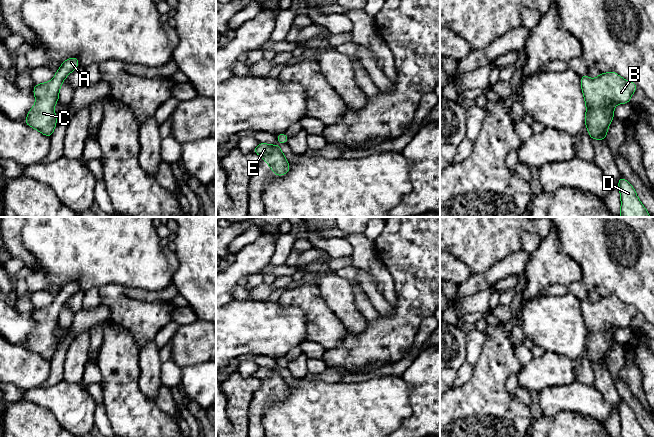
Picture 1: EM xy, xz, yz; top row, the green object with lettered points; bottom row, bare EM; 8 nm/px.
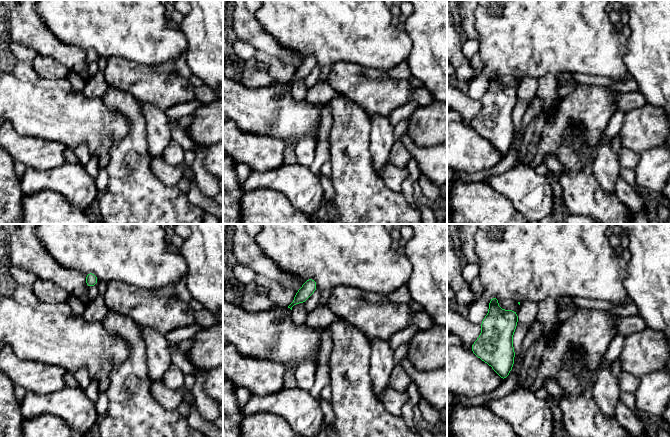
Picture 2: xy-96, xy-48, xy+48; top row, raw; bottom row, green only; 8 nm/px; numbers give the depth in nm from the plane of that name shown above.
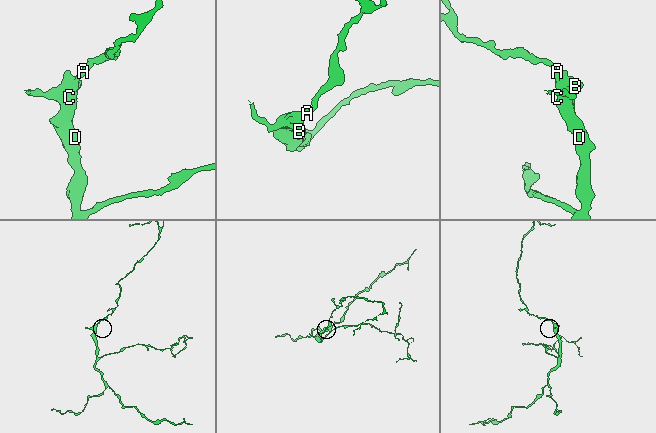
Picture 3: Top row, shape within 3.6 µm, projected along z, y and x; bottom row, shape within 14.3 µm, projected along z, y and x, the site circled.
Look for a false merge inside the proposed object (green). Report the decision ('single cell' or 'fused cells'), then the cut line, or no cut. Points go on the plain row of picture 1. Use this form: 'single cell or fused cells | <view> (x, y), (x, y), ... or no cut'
single cell | no cut

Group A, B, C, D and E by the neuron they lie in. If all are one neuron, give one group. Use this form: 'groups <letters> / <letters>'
groups A B C D E

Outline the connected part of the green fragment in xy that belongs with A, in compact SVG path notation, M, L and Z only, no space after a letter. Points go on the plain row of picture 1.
M77 281L66 283L52 304L36 308L33 311L36 327L25 342L26 349L51 362L57 348L54 331L59 324L59 314L65 302L77 291L79 291L79 283Z

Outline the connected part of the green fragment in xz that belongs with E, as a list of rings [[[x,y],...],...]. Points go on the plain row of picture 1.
[[[259,367],[253,377],[263,382],[276,400],[283,400],[290,395],[289,386],[286,384],[281,372],[276,369]]]

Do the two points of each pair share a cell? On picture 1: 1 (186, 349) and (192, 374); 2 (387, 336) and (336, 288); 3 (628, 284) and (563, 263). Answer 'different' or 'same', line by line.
1: different
2: different
3: different

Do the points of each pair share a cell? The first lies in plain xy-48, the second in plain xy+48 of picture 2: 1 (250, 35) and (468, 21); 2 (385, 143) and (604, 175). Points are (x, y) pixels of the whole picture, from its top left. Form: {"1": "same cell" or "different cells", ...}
{"1": "same cell", "2": "same cell"}

